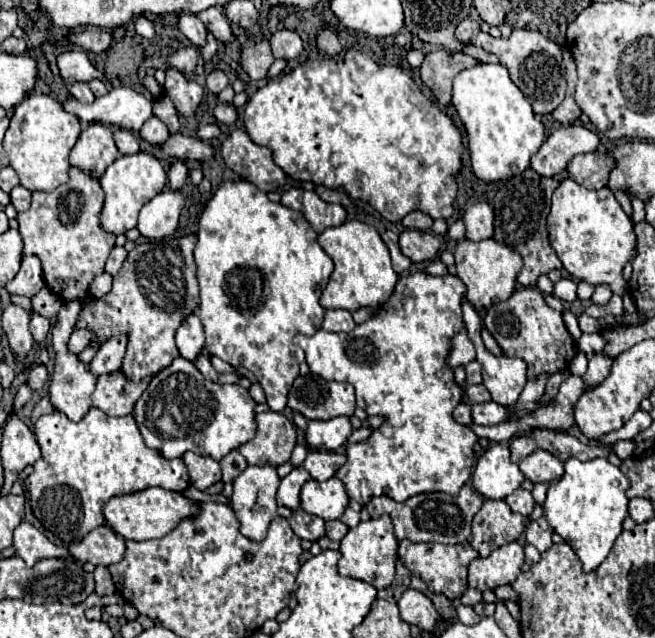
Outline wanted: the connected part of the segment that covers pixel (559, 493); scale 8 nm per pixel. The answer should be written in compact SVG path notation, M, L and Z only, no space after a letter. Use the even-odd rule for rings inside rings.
M600 457L592 461L568 459L564 463L564 475L548 487L544 517L550 527L572 547L586 573L592 573L596 567L600 567L616 537L622 533L622 521L628 517L628 487L628 477L608 459Z

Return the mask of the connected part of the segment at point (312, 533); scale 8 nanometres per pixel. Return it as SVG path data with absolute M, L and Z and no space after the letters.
M296 509L292 513L290 527L300 539L318 541L320 537L324 537L324 519L316 517L316 515L308 515L302 509Z

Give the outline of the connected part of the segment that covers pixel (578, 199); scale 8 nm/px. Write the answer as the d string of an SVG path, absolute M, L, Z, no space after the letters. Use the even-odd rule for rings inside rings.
M564 179L552 195L548 233L550 245L572 277L592 285L608 283L610 289L620 297L626 293L628 283L622 279L622 269L626 261L634 257L636 235L630 217L622 211L608 187L590 191L572 179Z

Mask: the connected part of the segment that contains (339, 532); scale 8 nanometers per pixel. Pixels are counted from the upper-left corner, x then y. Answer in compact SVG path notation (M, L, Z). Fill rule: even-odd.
M340 519L336 521L326 521L326 535L334 541L342 541L342 537L348 533L348 525L342 523Z

